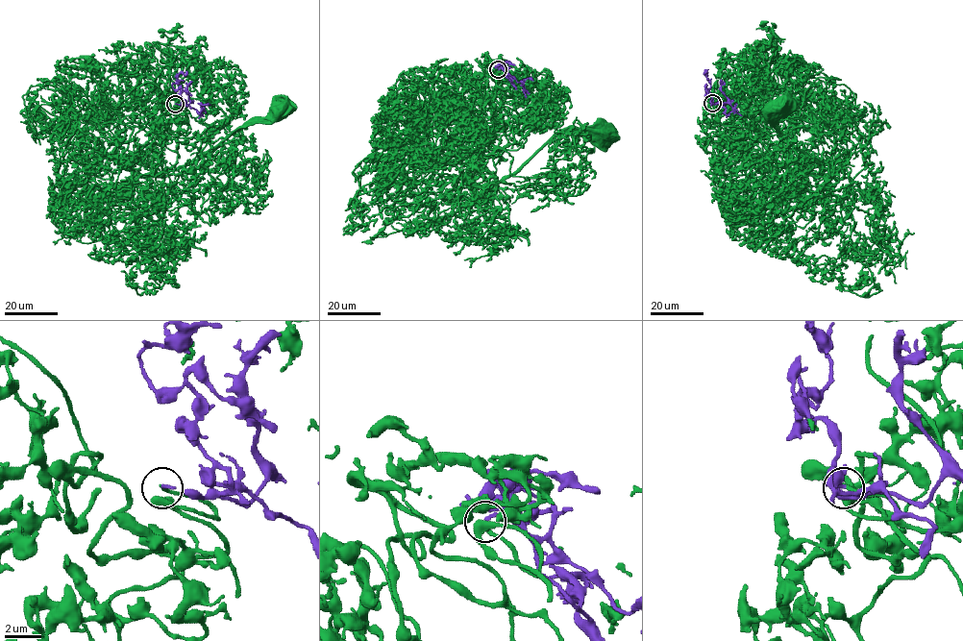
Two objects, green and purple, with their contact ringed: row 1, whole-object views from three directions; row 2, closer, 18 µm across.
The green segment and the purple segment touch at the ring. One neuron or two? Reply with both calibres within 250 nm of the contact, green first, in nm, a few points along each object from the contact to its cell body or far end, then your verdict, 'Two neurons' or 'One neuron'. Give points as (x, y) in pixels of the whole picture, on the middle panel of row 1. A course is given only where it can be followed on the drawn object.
Thickness 190 nm (green) against 160 nm. Course of green: (498, 69), (457, 112), (472, 182), (604, 132). Course of purple: (498, 69), (505, 67), (501, 65), (503, 63), (495, 67), (507, 61), (509, 65). One neuron

